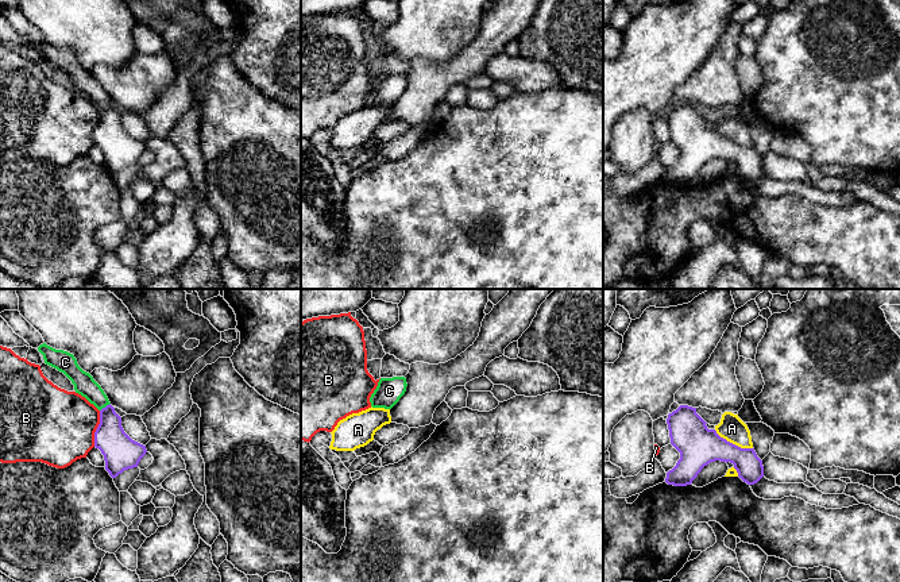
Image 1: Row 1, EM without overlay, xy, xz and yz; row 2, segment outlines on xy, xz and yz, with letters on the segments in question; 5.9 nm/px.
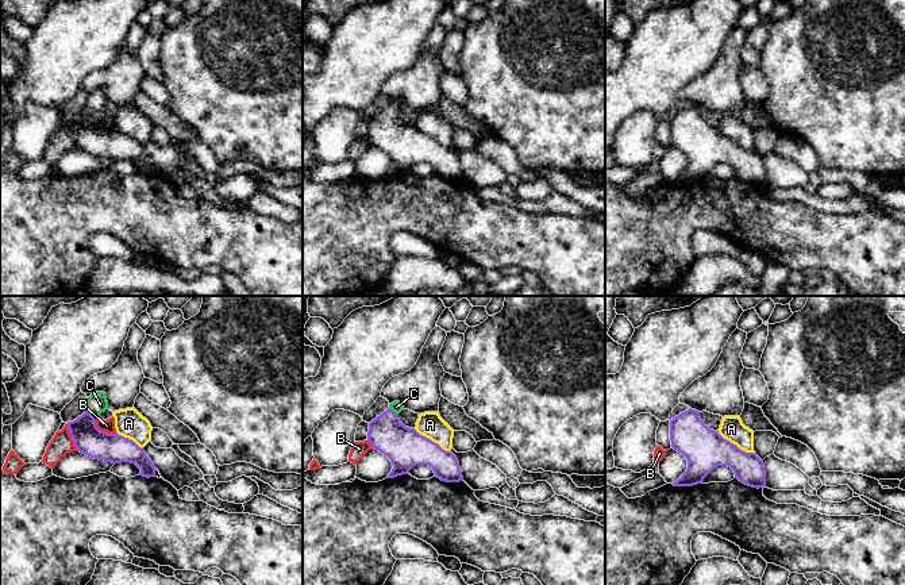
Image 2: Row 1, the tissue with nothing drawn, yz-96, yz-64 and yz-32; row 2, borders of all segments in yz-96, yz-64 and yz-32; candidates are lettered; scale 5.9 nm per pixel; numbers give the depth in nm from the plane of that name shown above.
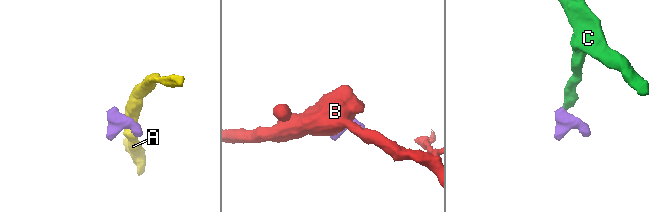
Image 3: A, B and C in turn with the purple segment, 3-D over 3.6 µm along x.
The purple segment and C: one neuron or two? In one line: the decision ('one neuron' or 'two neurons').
one neuron

